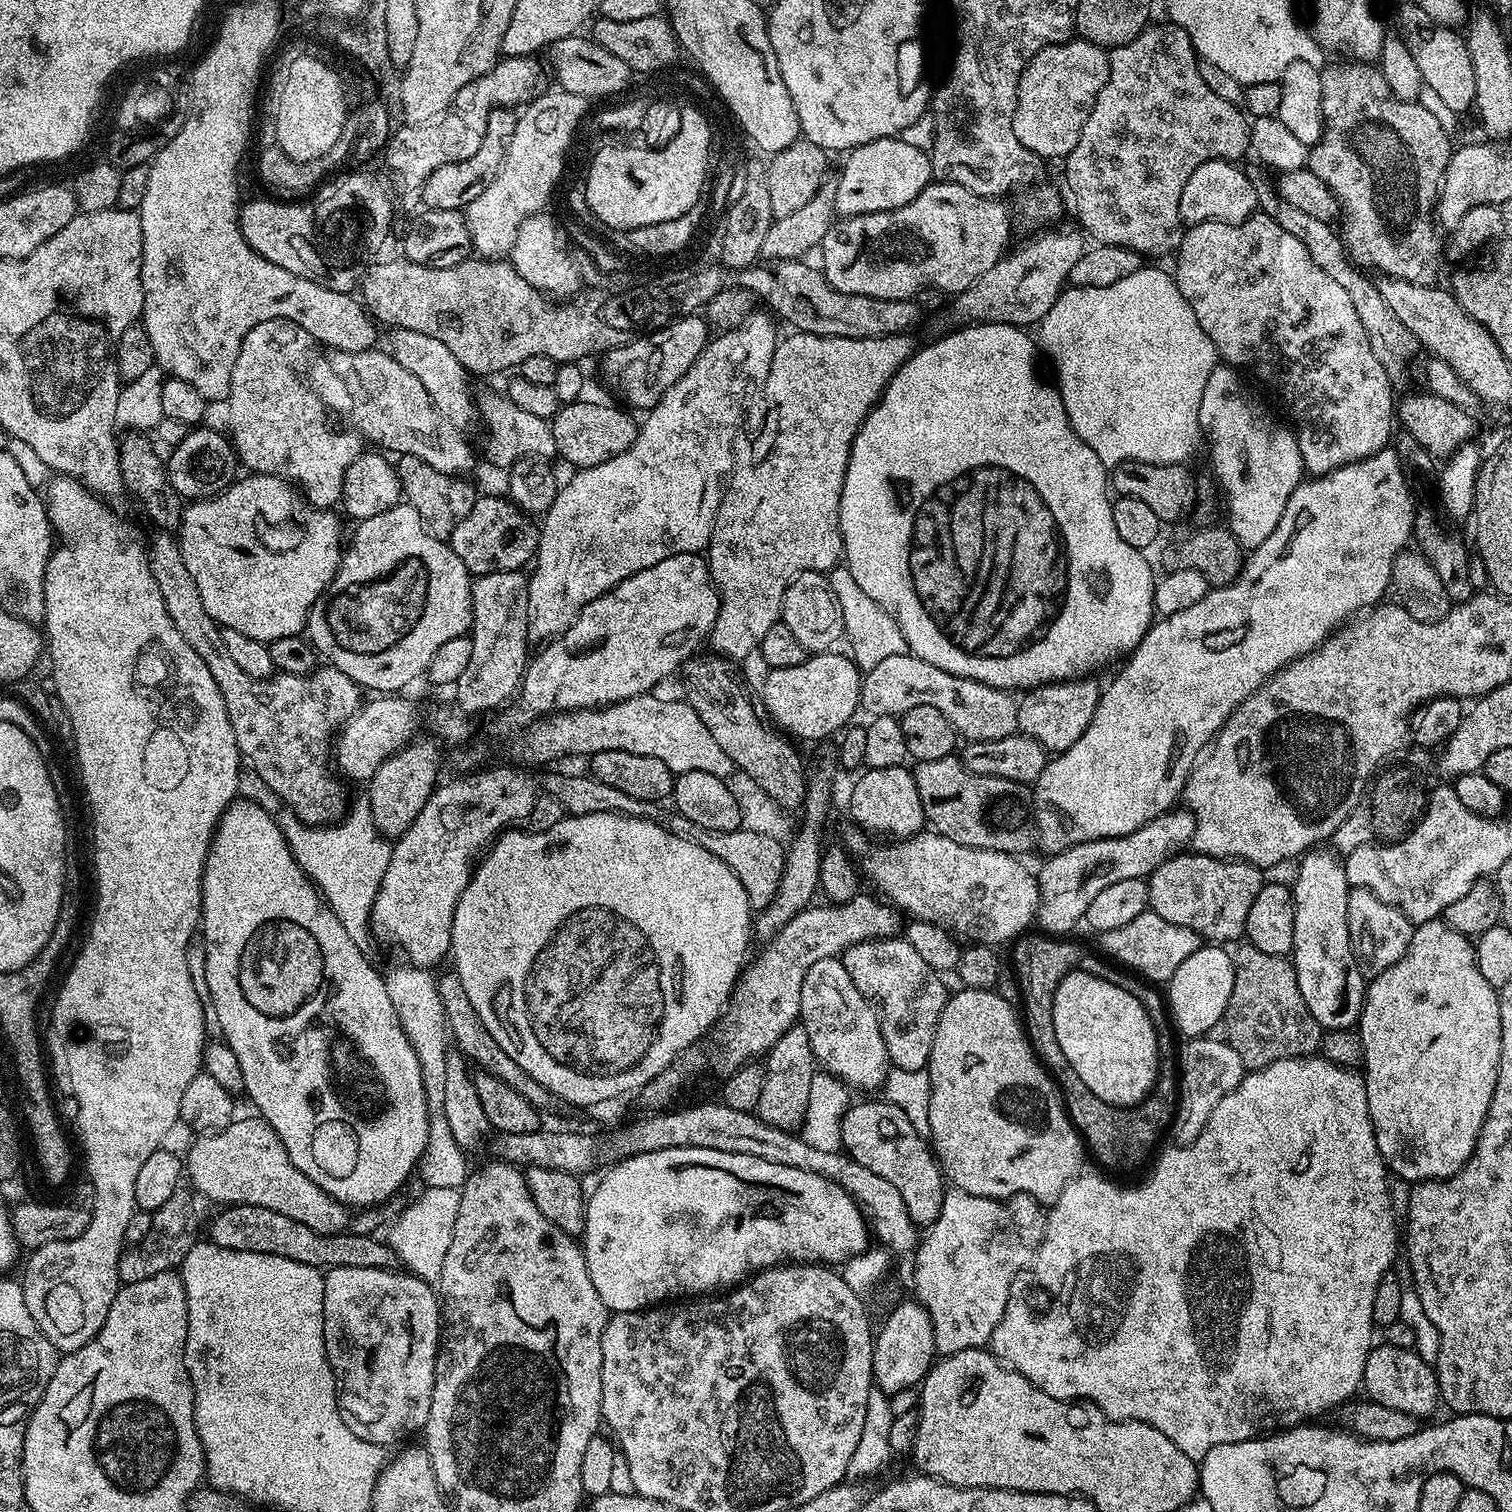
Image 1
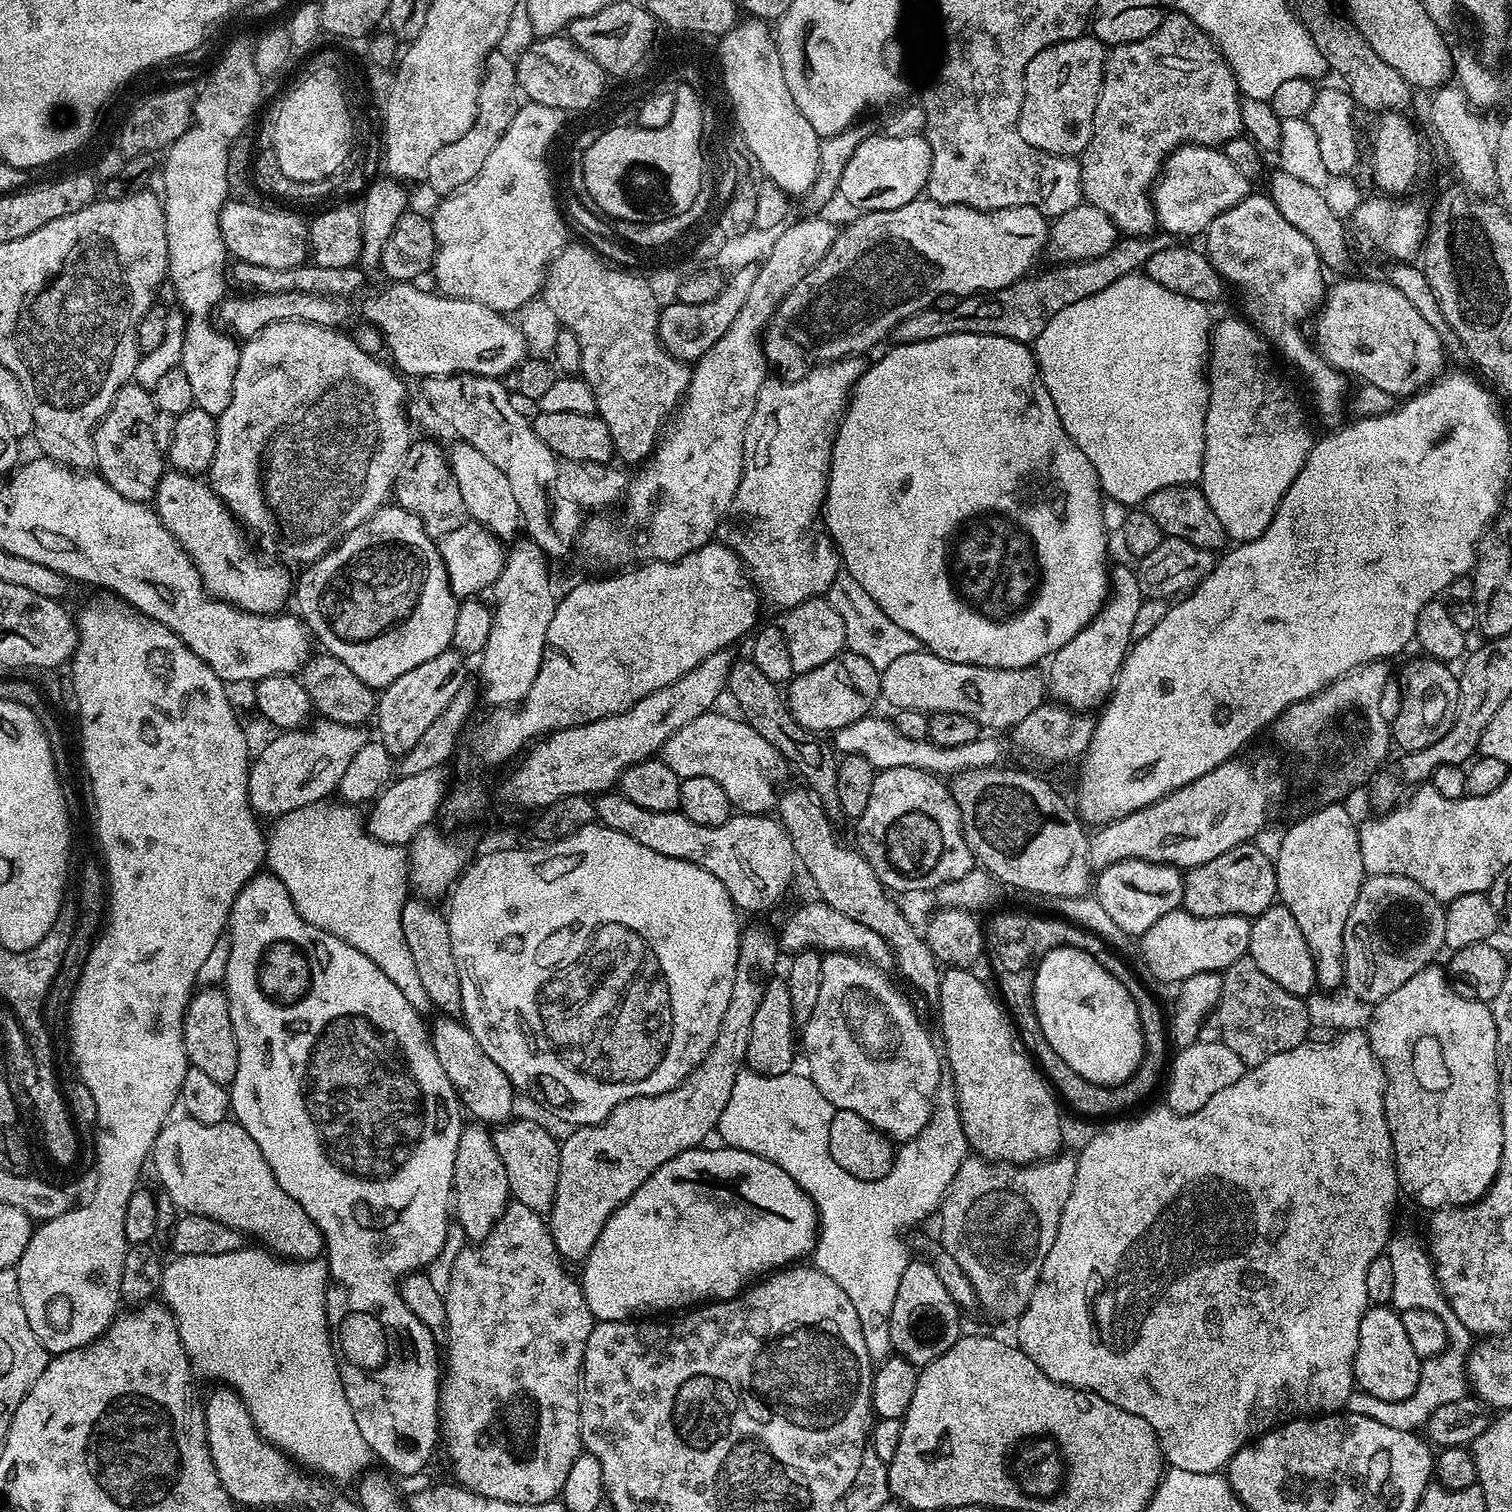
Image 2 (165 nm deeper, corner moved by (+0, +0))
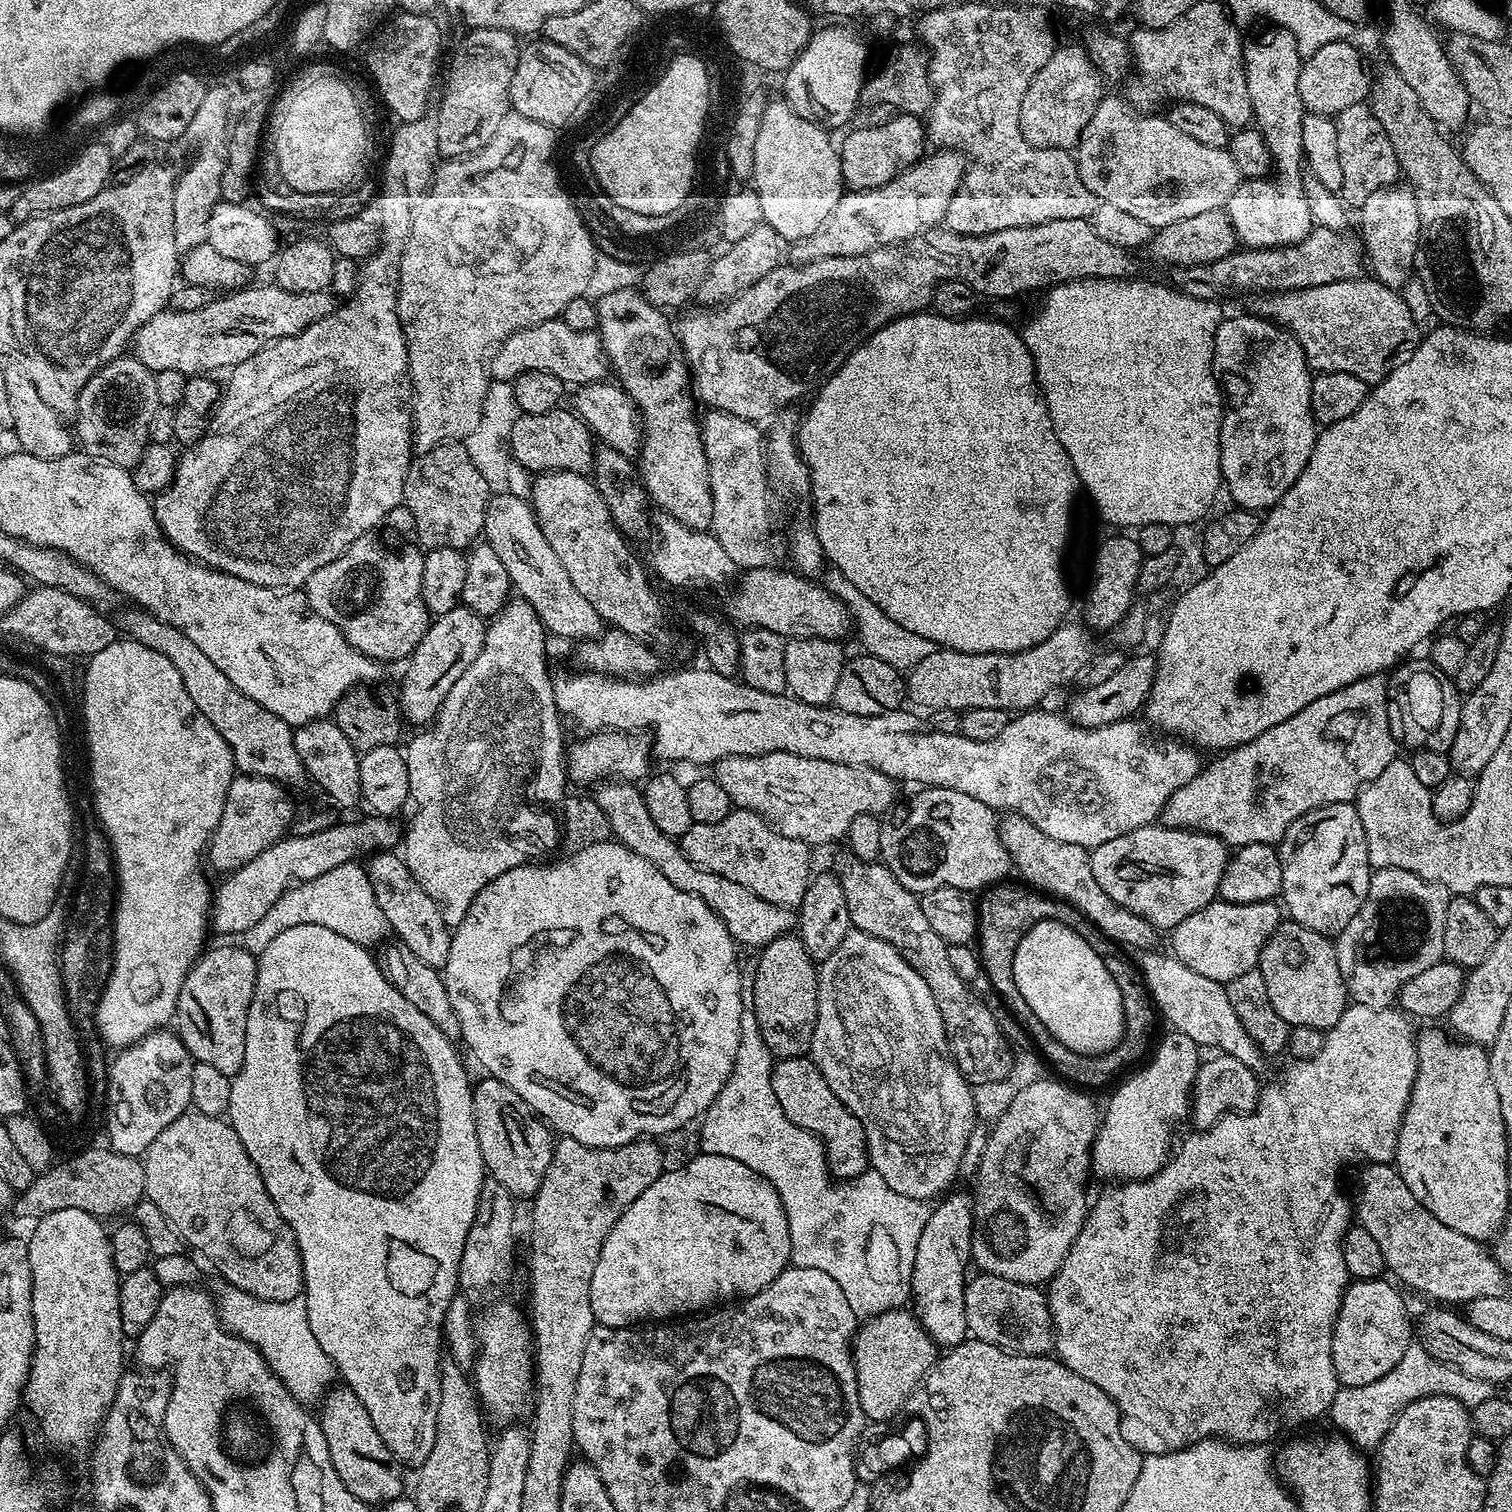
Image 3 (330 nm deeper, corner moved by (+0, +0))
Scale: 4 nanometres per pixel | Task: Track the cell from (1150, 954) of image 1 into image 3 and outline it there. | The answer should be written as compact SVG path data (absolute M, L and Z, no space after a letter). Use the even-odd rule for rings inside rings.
M1217 899L1171 929L1171 955L1176 956L1182 966L1190 966L1190 970L1227 986L1231 980L1238 978L1238 974L1251 972L1259 965L1262 946L1266 946L1270 934L1274 934L1282 922L1281 909L1276 909L1276 906L1270 900L1253 904L1231 904Z

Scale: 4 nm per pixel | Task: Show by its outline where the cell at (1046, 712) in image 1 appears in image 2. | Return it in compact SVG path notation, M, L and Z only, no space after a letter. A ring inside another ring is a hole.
M1124 564L1117 568L1115 565L1110 572L1108 599L1100 613L1047 661L1046 692L1055 703L1071 708L1073 712L1091 713L1092 708L1099 709L1107 701L1124 656L1134 642L1131 636L1134 618L1145 599L1140 593L1135 571Z

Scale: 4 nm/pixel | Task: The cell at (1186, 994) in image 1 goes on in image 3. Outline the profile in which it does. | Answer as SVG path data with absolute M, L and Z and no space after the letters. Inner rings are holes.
M1181 1032L1168 1034L1168 1037L1160 1045L1158 1044L1154 1048L1156 1060L1149 1059L1143 1066L1137 1067L1131 1074L1125 1075L1118 1084L1120 1092L1114 1093L1109 1098L1108 1109L1105 1112L1103 1109L1102 1119L1096 1130L1096 1138L1092 1142L1090 1168L1095 1175L1097 1172L1102 1179L1112 1180L1108 1182L1148 1180L1154 1173L1160 1172L1174 1151L1172 1135L1175 1134L1176 1127L1183 1120L1189 1119L1194 1078L1201 1066L1200 1045L1194 1043L1190 1038L1186 1038L1186 1034Z

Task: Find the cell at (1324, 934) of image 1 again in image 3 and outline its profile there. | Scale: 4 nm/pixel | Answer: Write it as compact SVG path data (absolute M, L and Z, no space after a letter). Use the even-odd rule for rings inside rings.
M1355 803L1331 804L1302 814L1278 845L1282 862L1280 896L1287 915L1297 924L1335 938L1362 910L1374 871L1368 860L1366 834Z

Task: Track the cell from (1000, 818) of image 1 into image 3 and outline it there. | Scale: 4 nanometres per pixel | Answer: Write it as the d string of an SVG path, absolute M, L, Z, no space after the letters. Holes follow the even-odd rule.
M1016 812L1001 815L998 823L1002 846L1006 846L1008 857L1012 860L1012 868L1020 871L1019 879L1025 885L1055 896L1057 900L1073 904L1081 914L1090 918L1094 926L1098 926L1102 935L1117 946L1125 944L1128 948L1140 948L1139 950L1152 950L1157 947L1156 927L1138 914L1126 910L1126 906L1118 906L1118 902L1114 902L1114 898L1110 898L1106 890L1098 886L1089 849L1074 846L1070 842L1058 842L1042 834L1042 830L1034 826L1034 822Z

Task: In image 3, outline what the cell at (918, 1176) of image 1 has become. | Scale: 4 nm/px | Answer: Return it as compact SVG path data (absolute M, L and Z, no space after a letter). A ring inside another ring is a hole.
M807 1055L777 1059L772 1069L772 1085L782 1112L800 1129L820 1137L828 1170L837 1181L847 1182L869 1171L868 1139L862 1122L830 1091L829 1083Z

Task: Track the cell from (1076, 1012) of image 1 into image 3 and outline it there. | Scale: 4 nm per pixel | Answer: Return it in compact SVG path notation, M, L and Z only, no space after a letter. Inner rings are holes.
M1043 920L1035 924L1018 942L1012 955L1012 969L1018 994L1026 998L1026 1006L1038 1014L1038 1022L1046 1026L1046 1030L1050 1030L1050 1034L1054 1034L1062 1046L1078 1054L1104 1056L1124 1037L1124 1011L1118 982L1110 978L1104 957L1097 954L1090 942L1082 938L1082 934L1070 930L1070 926L1057 920Z

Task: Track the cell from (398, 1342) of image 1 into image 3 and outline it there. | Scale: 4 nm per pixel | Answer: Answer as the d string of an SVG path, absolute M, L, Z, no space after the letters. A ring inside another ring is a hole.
M290 926L290 930L282 930L282 934L278 934L278 938L274 938L274 942L270 942L270 946L266 946L266 950L258 953L254 994L246 1014L246 1058L242 1070L238 1070L238 1074L231 1077L230 1106L226 1113L226 1119L238 1134L238 1138L242 1138L242 1146L246 1146L246 1154L250 1154L250 1158L258 1166L258 1174L262 1178L274 1206L278 1206L278 1214L282 1214L282 1218L286 1218L290 1230L294 1230L294 1238L298 1242L298 1250L302 1254L302 1270L304 1271L302 1299L306 1306L306 1318L310 1318L310 1330L314 1333L314 1338L318 1338L318 1346L322 1346L322 1350L326 1350L326 1354L336 1365L339 1379L350 1390L354 1390L354 1394L358 1394L358 1402L362 1402L362 1406L366 1406L366 1414L370 1414L370 1422L374 1422L374 1430L378 1430L382 1442L386 1442L386 1446L390 1446L390 1450L401 1465L419 1466L430 1454L430 1446L434 1446L434 1430L440 1405L440 1361L442 1359L440 1348L442 1352L444 1319L447 1316L447 1307L457 1296L460 1286L458 1270L462 1262L464 1236L470 1234L470 1226L474 1222L474 1214L478 1210L478 1198L486 1179L486 1169L482 1150L478 1146L478 1130L472 1109L473 1085L470 1080L468 1084L468 1076L464 1073L464 1064L460 1061L455 1046L452 1045L455 1043L446 1034L442 1034L442 1030L438 1030L438 1026L434 1026L434 1022L430 1022L430 1018L426 1018L426 1014L422 1014L422 1010L418 1010L418 1006L414 1006L414 1002L406 1002L406 998L402 998L399 990L388 980L377 957L375 960L368 952L371 951L365 945L350 942L350 938L342 938L342 934L334 934L334 930L326 930L326 926Z

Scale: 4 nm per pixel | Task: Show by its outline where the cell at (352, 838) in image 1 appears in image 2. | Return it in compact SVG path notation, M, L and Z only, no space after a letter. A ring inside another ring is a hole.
M332 803L311 804L275 817L276 825L266 832L267 871L286 886L302 919L366 954L416 1012L427 1013L432 1003L402 934L402 906L410 896L409 853L401 845L383 844L370 835L359 807Z

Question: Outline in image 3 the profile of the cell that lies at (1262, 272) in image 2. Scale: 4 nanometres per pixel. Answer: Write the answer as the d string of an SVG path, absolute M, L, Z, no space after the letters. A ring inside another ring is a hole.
M1268 26L1265 29L1265 32L1257 34L1256 40L1244 44L1244 69L1246 86L1250 90L1254 124L1260 129L1270 150L1274 174L1263 180L1244 180L1228 200L1226 211L1236 231L1236 239L1244 248L1285 248L1302 242L1302 238L1309 236L1314 227L1302 179L1302 173L1306 168L1302 146L1302 122L1306 109L1302 102L1302 94L1298 94L1298 74L1302 57L1296 49L1294 38L1285 28Z

